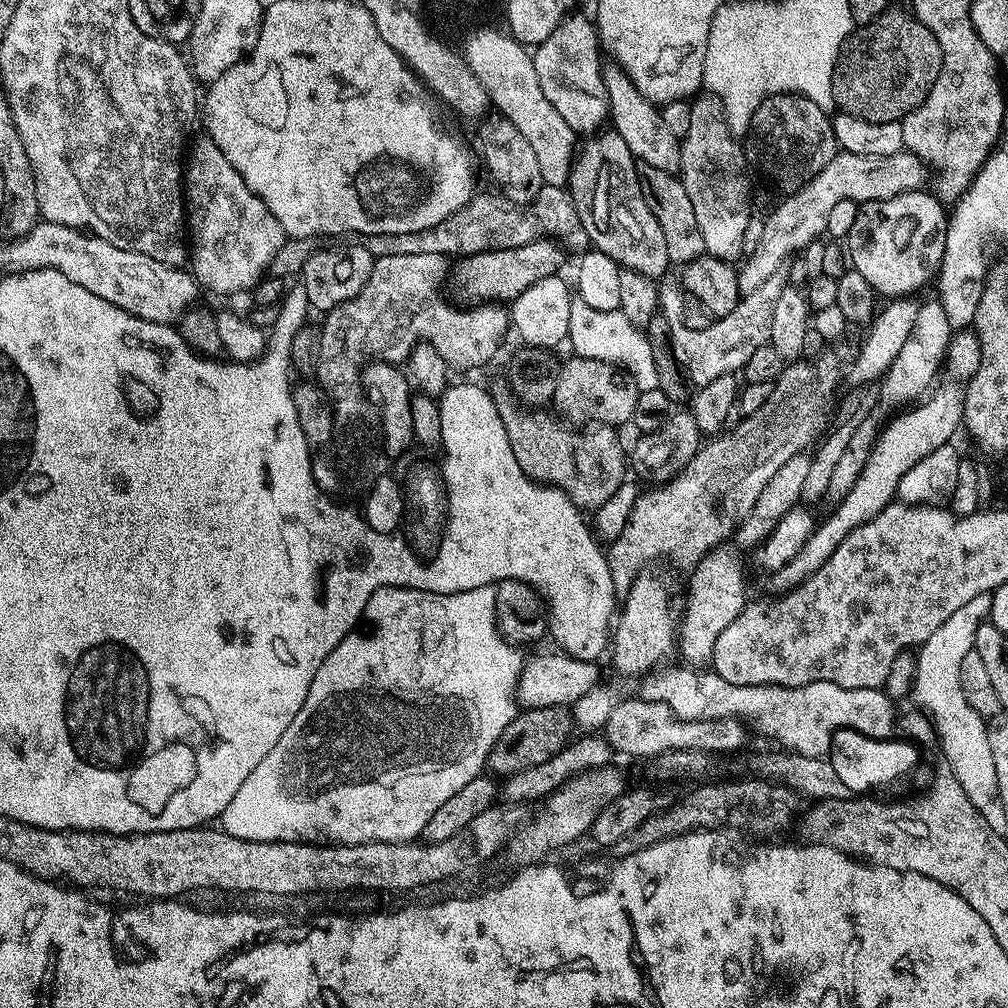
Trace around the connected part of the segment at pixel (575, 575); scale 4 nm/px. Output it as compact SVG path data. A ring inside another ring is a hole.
M453 383L451 386L448 386L443 395L439 397L438 403L440 405L440 417L442 418L442 434L440 435L440 444L443 447L448 447L443 449L443 456L450 461L450 467L446 470L447 476L450 477L450 482L452 483L452 528L450 529L450 538L448 540L444 540L444 553L441 554L438 558L438 566L434 566L432 570L422 570L421 572L416 569L409 569L408 573L405 574L403 583L408 586L415 586L417 588L421 588L422 590L426 590L427 592L437 592L438 594L454 594L455 592L465 592L466 590L474 590L478 586L486 586L487 584L491 584L493 586L500 583L502 580L521 580L522 582L526 582L527 584L532 585L533 588L536 589L537 592L540 593L541 596L544 597L546 601L546 607L548 610L548 615L550 617L550 636L553 636L554 639L557 640L558 643L561 644L563 651L567 653L567 655L575 656L577 660L591 660L593 662L599 661L601 658L600 655L603 654L604 650L609 647L610 644L610 629L614 624L614 613L618 608L618 593L614 590L614 582L610 578L610 566L608 565L608 558L605 552L605 549L602 546L601 541L597 539L594 535L593 529L590 527L589 521L586 519L584 521L585 513L581 511L581 509L576 507L576 504L561 490L560 488L552 487L550 484L537 483L528 477L522 470L521 466L518 466L518 461L515 457L514 451L511 450L510 440L507 438L506 426L502 426L502 418L498 414L498 410L496 409L496 402L493 396L493 393L490 391L487 392L484 388L479 388L476 384L456 384Z

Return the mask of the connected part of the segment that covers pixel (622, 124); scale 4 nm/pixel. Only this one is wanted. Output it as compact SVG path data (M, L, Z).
M615 62L603 65L604 85L608 95L608 112L611 127L630 146L633 156L640 164L649 164L658 170L679 173L680 170L680 142L681 137L676 136L666 126L662 118L660 108L651 104L645 96L640 93L638 86L630 82L630 78L620 69Z

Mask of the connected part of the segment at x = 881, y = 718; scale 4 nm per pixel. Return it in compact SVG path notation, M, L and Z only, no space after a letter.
M687 666L668 667L653 670L639 681L639 695L643 699L670 706L670 710L674 710L674 714L683 720L734 718L749 725L752 723L762 735L777 740L781 749L794 751L800 756L827 757L831 750L831 739L836 731L843 728L852 728L860 734L880 740L889 739L895 733L892 731L897 731L898 728L898 711L896 712L895 708L897 705L886 691L879 688L847 688L834 686L834 682L810 682L797 688L783 688L773 684L734 686L734 682L726 682L726 678L711 670L697 670Z

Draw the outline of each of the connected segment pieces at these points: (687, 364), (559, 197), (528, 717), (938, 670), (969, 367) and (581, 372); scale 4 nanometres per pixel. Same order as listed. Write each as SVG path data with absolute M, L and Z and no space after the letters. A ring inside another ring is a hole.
M783 271L770 274L770 278L766 278L766 282L762 282L762 286L758 286L758 290L743 293L742 299L738 302L738 306L733 312L713 319L712 324L704 330L688 330L680 326L673 331L673 345L679 359L682 361L683 371L693 385L699 386L706 382L714 382L714 378L722 378L723 376L739 373L754 350L771 341L774 306L777 305L778 298L781 297L782 290L786 287L784 275Z
M544 184L538 196L527 205L520 206L499 192L484 192L473 198L448 220L430 230L414 231L412 234L370 235L364 245L373 258L391 255L438 254L447 256L463 250L462 254L473 256L490 249L522 247L535 238L549 237L558 241L567 251L582 252L589 245L589 235L582 226L574 205L571 191L566 186Z
M567 707L563 708L524 708L506 726L502 738L494 744L494 750L488 755L487 767L496 778L507 778L518 774L518 770L530 770L530 766L538 766L554 758L554 754L568 747L573 739L573 716Z
M991 595L970 598L962 610L954 610L954 614L950 614L950 618L946 618L946 622L942 622L942 626L938 626L930 638L926 638L926 642L915 653L916 676L910 696L916 699L915 707L931 720L932 727L936 729L936 740L948 759L947 771L953 772L958 782L962 782L966 798L974 802L982 818L996 826L1000 819L1005 819L1006 813L998 798L998 778L994 774L994 758L990 755L986 722L962 694L962 658L974 651L974 634L978 626L989 619L991 610Z
M960 330L953 335L949 342L948 353L943 362L942 379L935 385L932 400L917 403L909 407L909 412L904 412L901 416L893 415L891 419L883 425L876 438L876 443L869 450L869 457L866 458L865 466L854 482L853 489L850 490L843 500L835 505L832 514L822 523L819 523L812 532L812 537L802 546L786 566L775 569L768 580L772 588L777 588L777 593L789 592L791 588L810 578L834 554L846 538L858 526L870 522L874 514L881 512L887 504L893 503L897 499L899 482L903 475L920 459L931 454L943 444L949 443L951 437L956 432L956 427L961 427L964 418L964 395L968 389L970 378L978 370L980 365L980 339L976 337L975 331Z
M575 354L569 357L560 365L558 387L551 398L551 403L556 404L555 411L576 426L628 424L633 419L642 391L634 377L618 364L582 358Z

